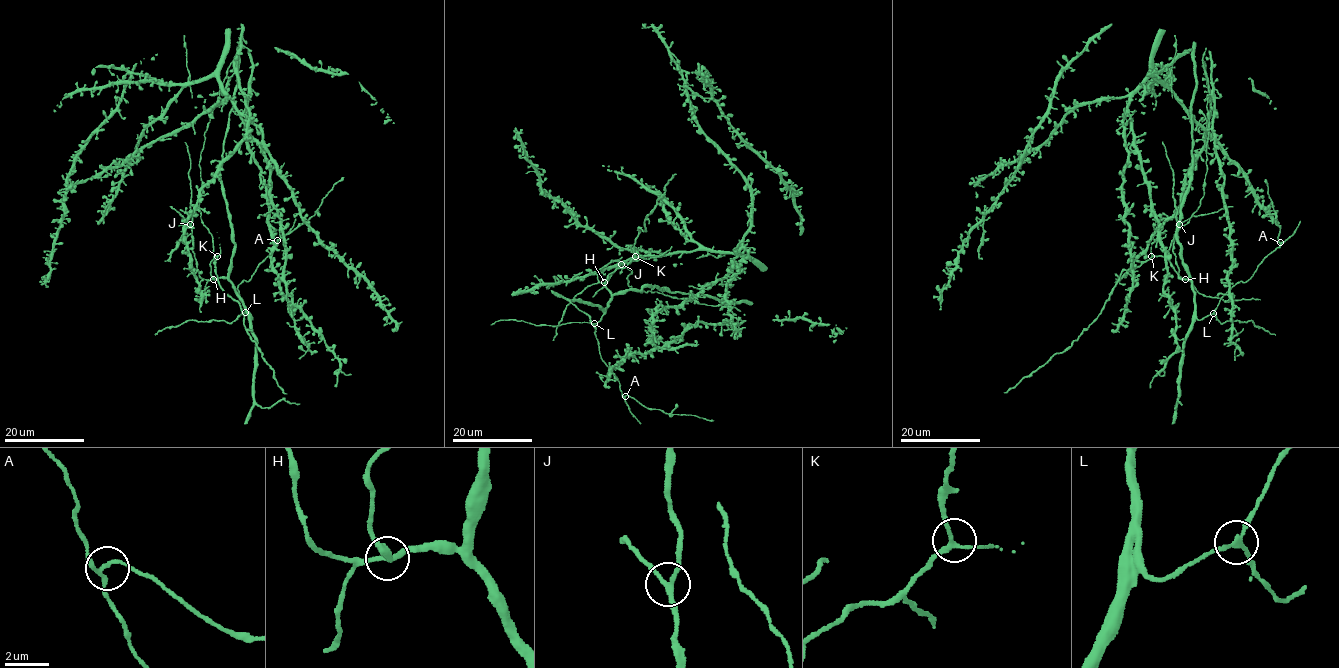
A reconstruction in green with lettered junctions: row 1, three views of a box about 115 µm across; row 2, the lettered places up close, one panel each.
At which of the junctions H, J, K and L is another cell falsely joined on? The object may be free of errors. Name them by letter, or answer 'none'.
none

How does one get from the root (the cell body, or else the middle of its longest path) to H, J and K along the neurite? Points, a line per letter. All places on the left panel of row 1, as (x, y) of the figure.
H: (231, 228), (234, 244), (231, 268), (227, 277), (213, 279)
J: (231, 228), (234, 245), (231, 270), (227, 277), (204, 279), (197, 269), (190, 224)
K: (231, 228), (234, 244), (231, 268), (227, 277), (213, 279), (210, 263), (217, 256)

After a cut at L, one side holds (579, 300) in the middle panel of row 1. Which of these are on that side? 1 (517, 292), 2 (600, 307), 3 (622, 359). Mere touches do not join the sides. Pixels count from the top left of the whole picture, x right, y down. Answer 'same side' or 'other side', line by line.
1: same side
2: same side
3: same side

